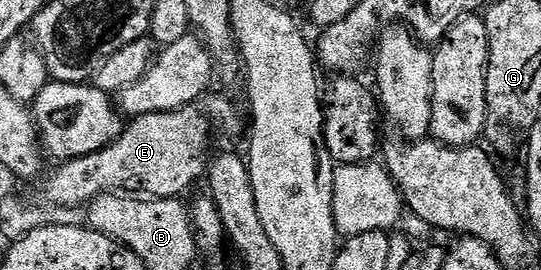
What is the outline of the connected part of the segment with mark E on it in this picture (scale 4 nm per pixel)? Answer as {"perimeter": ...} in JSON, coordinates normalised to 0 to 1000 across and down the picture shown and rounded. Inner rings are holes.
{"perimeter":[[[360,389],[342,393],[336,407],[323,407],[322,415],[292,415],[290,422],[272,422],[261,437],[242,441],[231,463],[227,489],[216,504],[213,519],[205,526],[196,548],[189,548],[181,563],[172,570],[161,570],[150,585],[135,585],[131,593],[120,596],[116,607],[105,611],[111,615],[96,648],[89,659],[89,678],[81,689],[81,726],[78,726],[79,744],[92,759],[104,763],[152,763],[161,767],[165,748],[170,748],[185,719],[205,719],[209,711],[227,711],[237,726],[272,726],[274,733],[333,733],[340,726],[340,715],[353,696],[355,674],[362,674],[379,656],[381,619],[388,600],[388,567],[384,570],[384,511],[377,493],[384,481],[384,437],[375,422],[373,411],[362,407]]]}

